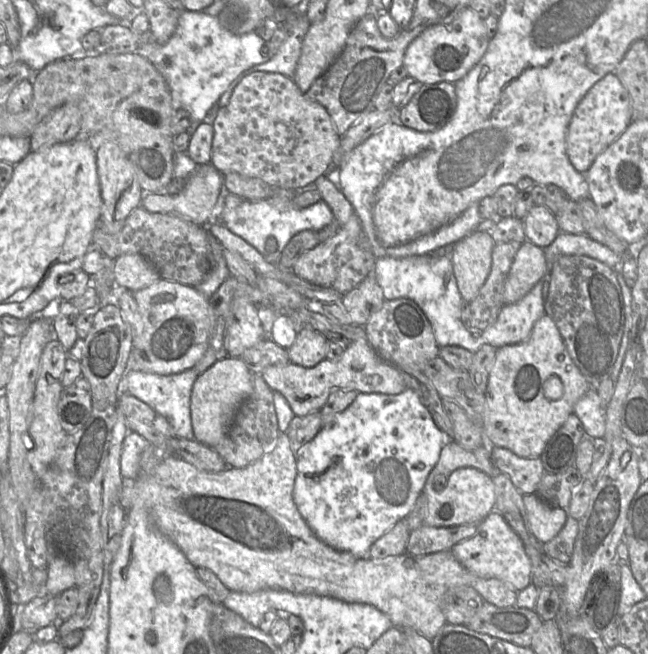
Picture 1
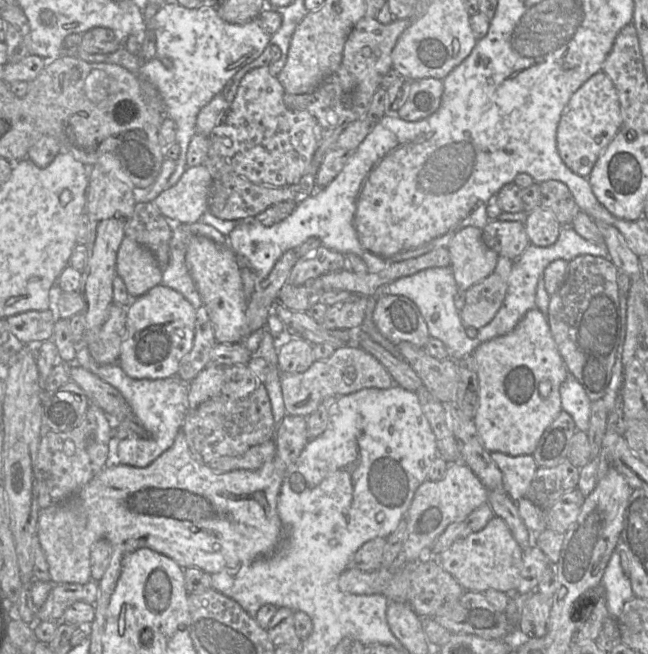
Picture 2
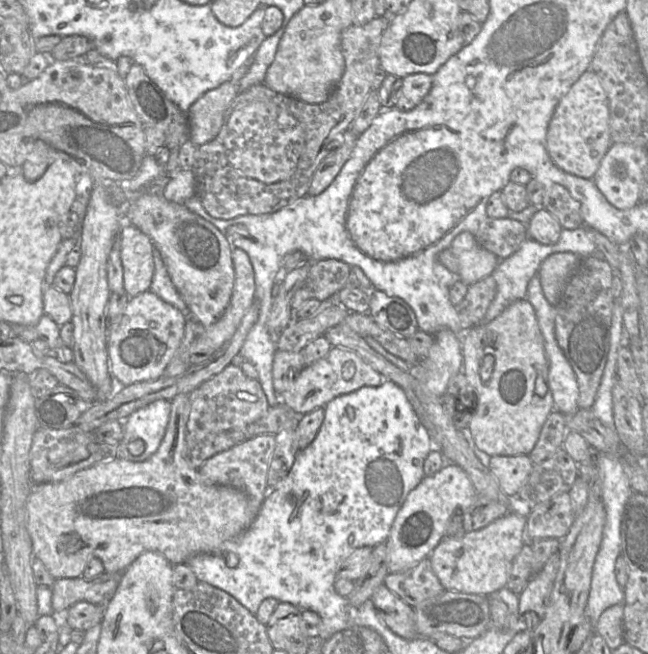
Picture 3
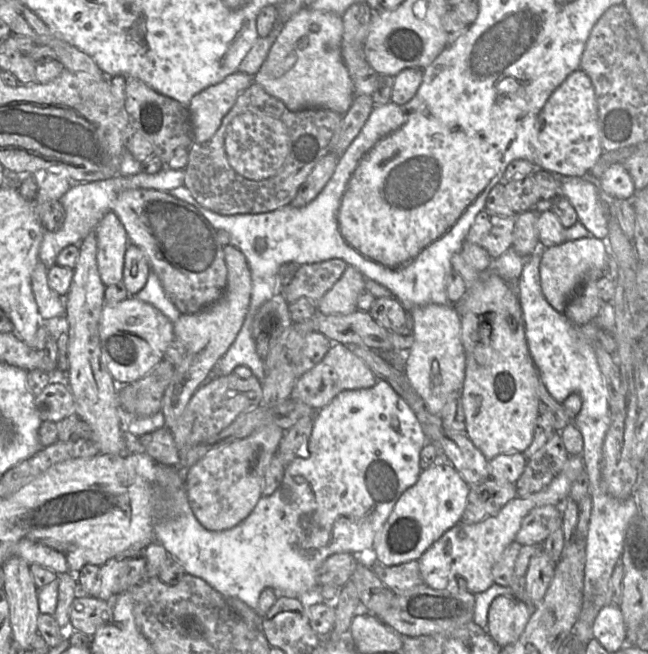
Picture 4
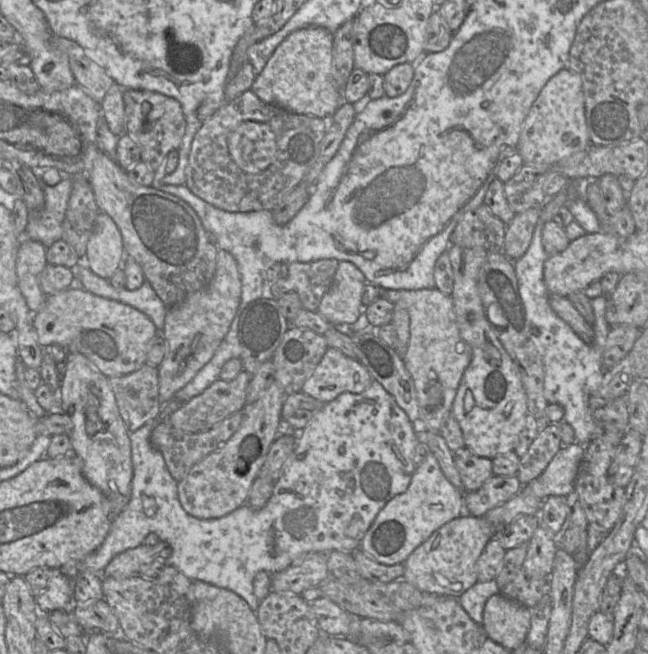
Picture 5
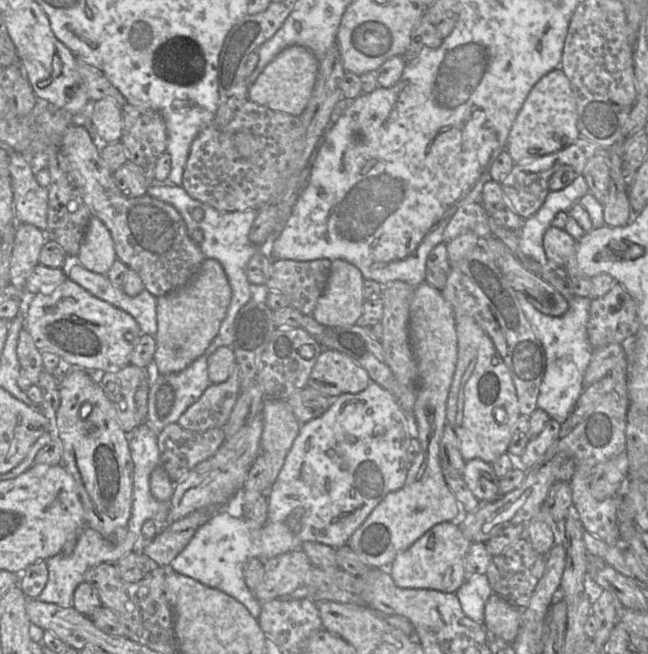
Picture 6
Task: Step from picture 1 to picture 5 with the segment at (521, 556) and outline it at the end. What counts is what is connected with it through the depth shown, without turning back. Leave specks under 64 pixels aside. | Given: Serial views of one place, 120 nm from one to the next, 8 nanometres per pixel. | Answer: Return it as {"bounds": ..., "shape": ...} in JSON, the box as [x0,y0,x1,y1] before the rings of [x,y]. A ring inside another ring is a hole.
{"bounds":[403,444,584,598],"shape":[[[580,444],[561,447],[543,473],[524,486],[523,493],[532,494],[541,500],[549,496],[567,497],[574,491],[583,456],[584,448]],[[484,516],[453,519],[433,532],[409,555],[404,562],[403,580],[423,592],[459,598],[479,581],[476,572],[477,560],[496,534],[496,528]]]}

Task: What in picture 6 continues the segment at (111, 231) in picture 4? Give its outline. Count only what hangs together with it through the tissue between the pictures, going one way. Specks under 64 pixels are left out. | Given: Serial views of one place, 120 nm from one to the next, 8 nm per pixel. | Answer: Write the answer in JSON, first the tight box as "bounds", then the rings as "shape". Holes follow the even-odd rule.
{"bounds":[76,217,116,275],"shape":[[[91,217],[76,261],[91,272],[105,275],[116,259],[111,232],[99,218]]]}

